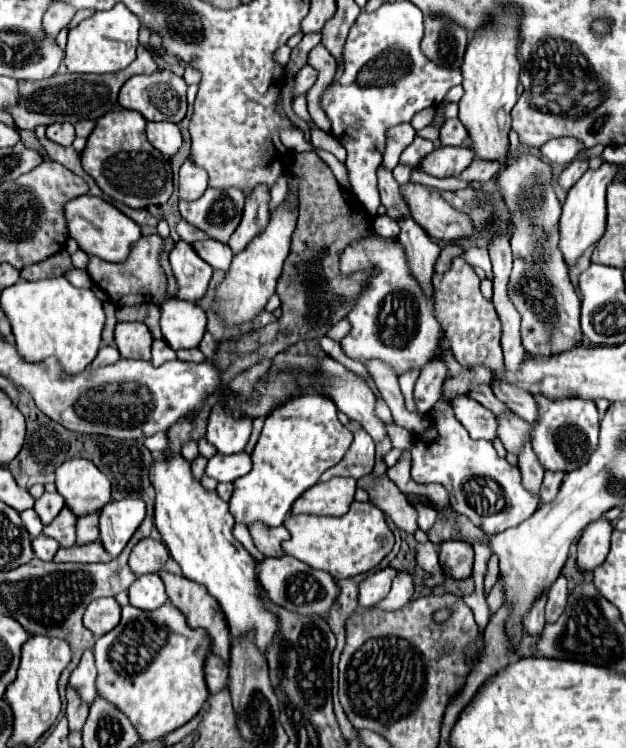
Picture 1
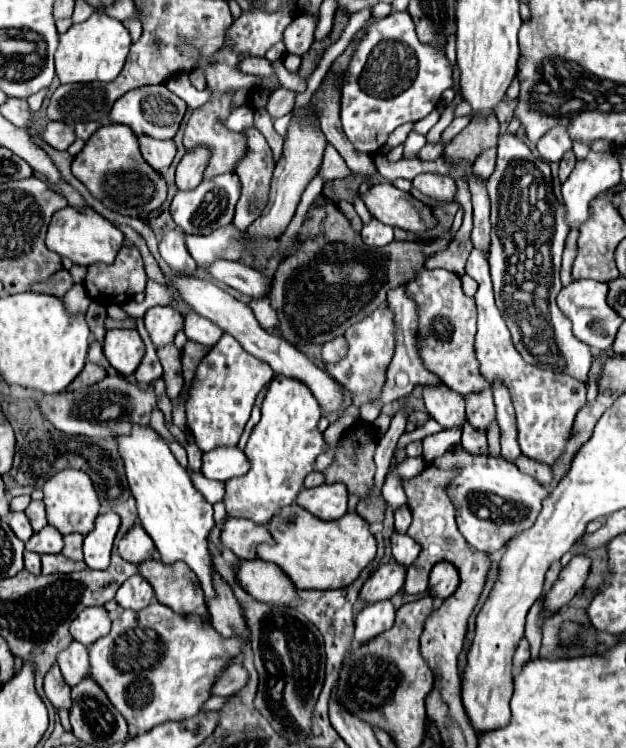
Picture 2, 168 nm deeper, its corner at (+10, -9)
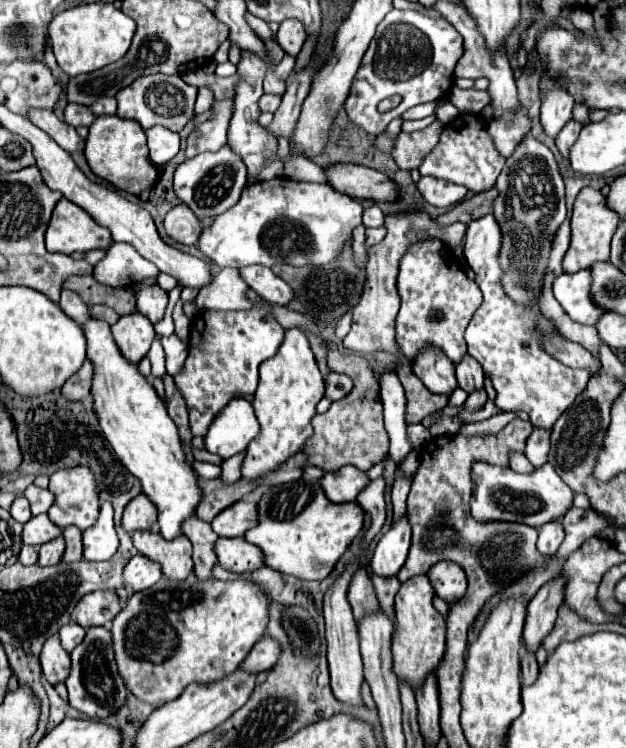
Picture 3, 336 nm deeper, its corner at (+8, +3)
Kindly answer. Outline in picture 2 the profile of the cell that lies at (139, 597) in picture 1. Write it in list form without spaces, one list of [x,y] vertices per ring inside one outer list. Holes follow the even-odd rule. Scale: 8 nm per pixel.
[[[135,574],[135,576],[127,578],[115,594],[115,602],[121,608],[129,608],[129,610],[141,610],[153,598],[155,598],[153,588],[141,574]]]

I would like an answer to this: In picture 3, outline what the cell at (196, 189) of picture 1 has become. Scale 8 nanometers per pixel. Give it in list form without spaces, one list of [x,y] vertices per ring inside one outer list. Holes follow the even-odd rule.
[[[215,100],[213,110],[213,116],[189,134],[185,158],[197,156],[199,152],[217,152],[221,146],[227,144],[227,128],[233,112],[233,100]]]

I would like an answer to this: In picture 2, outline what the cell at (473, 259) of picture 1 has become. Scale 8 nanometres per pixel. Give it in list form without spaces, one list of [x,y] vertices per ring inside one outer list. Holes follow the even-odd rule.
[[[479,248],[471,250],[465,272],[479,284],[479,290],[475,294],[477,312],[479,312],[475,356],[481,368],[481,376],[489,384],[493,384],[495,380],[501,380],[503,386],[507,386],[513,408],[515,408],[517,430],[519,430],[517,440],[519,440],[521,452],[533,460],[541,460],[551,466],[561,456],[565,448],[565,440],[569,436],[569,428],[573,426],[577,412],[585,404],[585,392],[587,392],[585,382],[579,382],[571,376],[557,376],[555,372],[531,366],[521,358],[521,354],[511,342],[511,334],[505,326],[505,320],[493,300],[493,286],[491,286],[489,262],[487,262],[485,250],[479,250]]]

